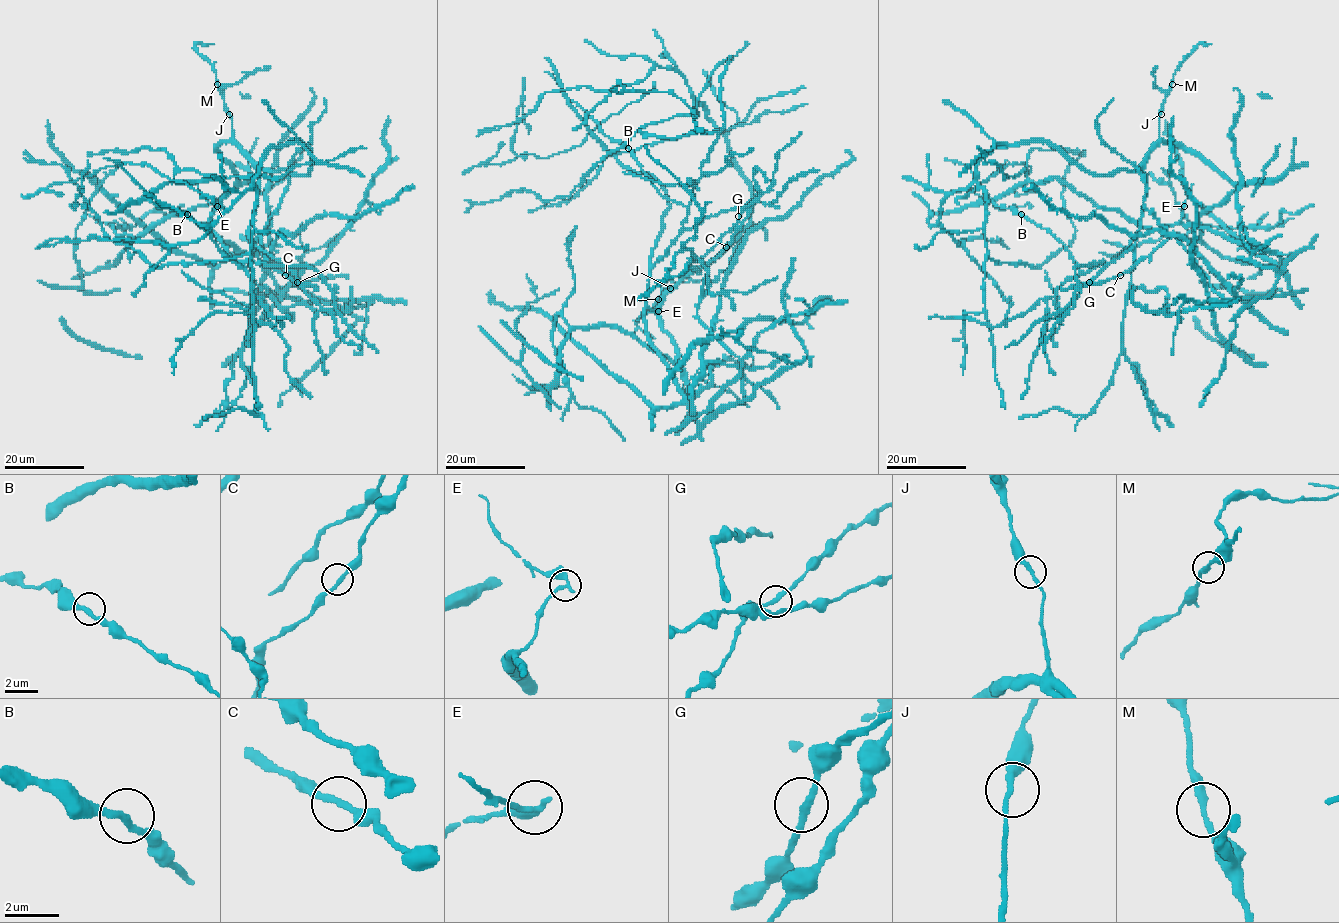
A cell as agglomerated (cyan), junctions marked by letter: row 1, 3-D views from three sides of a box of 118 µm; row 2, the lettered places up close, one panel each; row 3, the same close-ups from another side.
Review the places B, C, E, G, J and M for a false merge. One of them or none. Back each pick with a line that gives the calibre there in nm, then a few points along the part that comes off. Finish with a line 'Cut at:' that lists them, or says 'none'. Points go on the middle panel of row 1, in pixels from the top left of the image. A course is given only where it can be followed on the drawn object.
E: calibre 200 nm; course (658, 311), (636, 320)
Cut at: E

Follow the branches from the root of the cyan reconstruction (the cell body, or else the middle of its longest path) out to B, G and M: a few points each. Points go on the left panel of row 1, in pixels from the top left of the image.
B: (333, 302), (331, 288), (312, 268), (265, 266), (255, 262), (242, 264), (246, 272), (239, 268), (187, 214)
G: (333, 302), (335, 311), (323, 310), (297, 282)
M: (333, 302), (335, 311), (323, 310), (290, 270), (251, 241), (259, 175), (233, 137), (232, 118), (217, 84)

